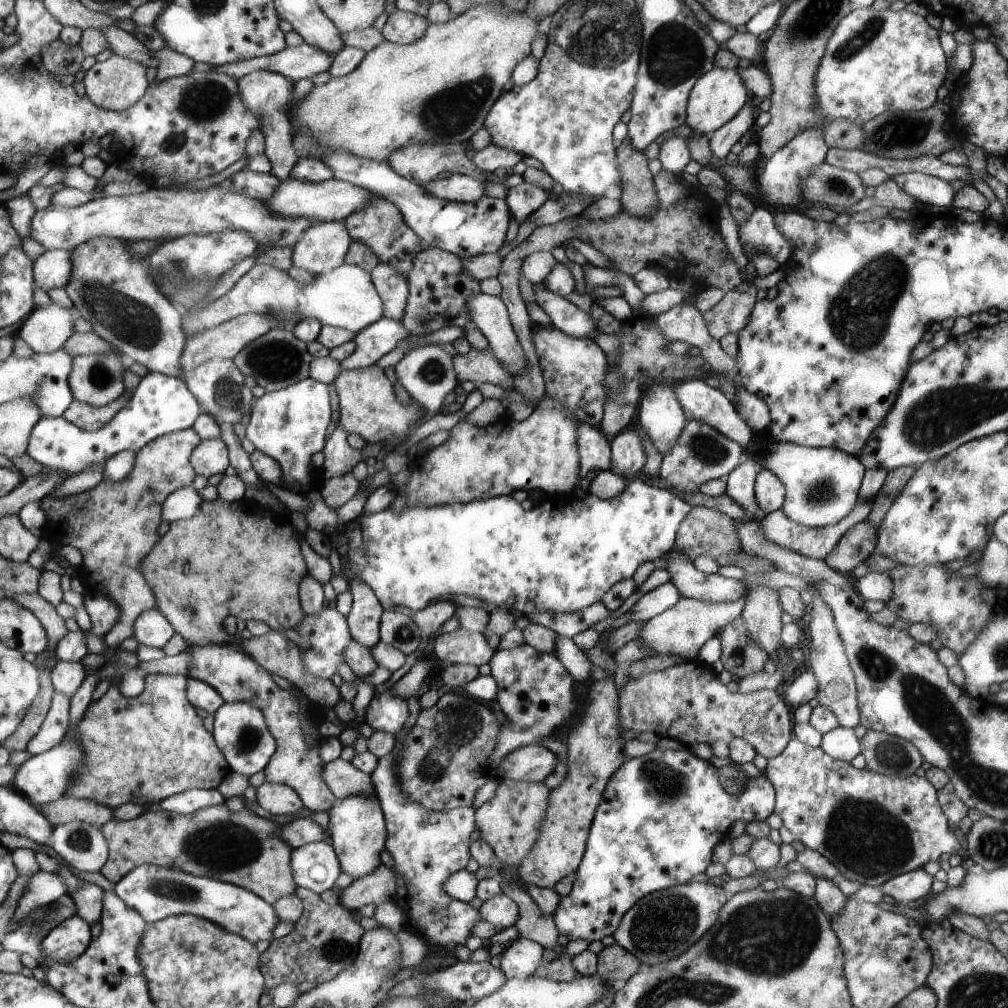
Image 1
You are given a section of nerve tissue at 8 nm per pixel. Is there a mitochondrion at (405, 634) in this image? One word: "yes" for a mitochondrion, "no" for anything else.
yes

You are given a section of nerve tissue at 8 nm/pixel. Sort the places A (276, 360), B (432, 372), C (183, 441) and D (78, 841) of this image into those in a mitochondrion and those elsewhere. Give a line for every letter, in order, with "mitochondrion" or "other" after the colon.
A: mitochondrion
B: mitochondrion
C: other
D: mitochondrion

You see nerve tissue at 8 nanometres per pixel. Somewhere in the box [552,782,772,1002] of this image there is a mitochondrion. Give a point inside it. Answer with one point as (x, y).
(666, 922)

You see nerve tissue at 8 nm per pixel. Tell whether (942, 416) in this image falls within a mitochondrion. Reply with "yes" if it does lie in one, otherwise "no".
yes

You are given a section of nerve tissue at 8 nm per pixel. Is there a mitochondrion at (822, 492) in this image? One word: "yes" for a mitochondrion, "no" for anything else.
yes

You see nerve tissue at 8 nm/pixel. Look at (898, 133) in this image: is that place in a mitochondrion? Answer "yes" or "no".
yes

